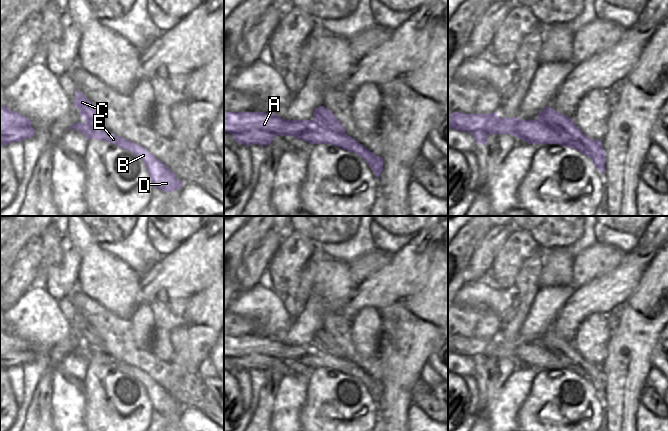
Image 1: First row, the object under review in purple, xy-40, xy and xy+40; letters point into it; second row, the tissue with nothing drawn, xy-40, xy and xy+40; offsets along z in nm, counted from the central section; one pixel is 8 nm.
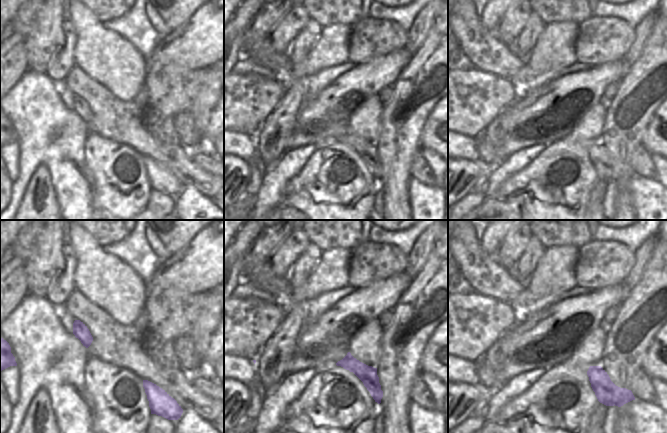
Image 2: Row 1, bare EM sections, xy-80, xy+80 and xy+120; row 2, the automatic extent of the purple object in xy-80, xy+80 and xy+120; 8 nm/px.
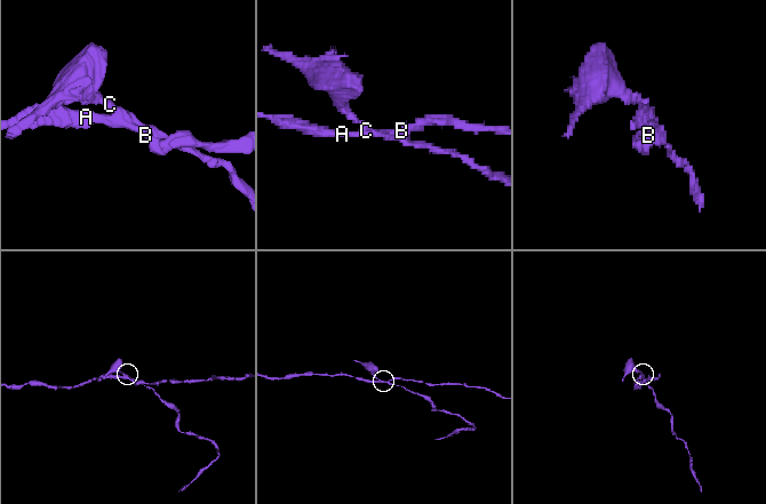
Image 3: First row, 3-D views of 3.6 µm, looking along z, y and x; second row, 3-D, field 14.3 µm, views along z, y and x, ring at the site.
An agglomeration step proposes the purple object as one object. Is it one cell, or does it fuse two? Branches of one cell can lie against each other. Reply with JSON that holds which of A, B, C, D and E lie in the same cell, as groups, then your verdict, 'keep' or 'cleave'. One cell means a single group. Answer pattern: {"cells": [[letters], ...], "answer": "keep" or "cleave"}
{"cells": [["A", "B", "D", "E"], ["C"]], "answer": "cleave"}

